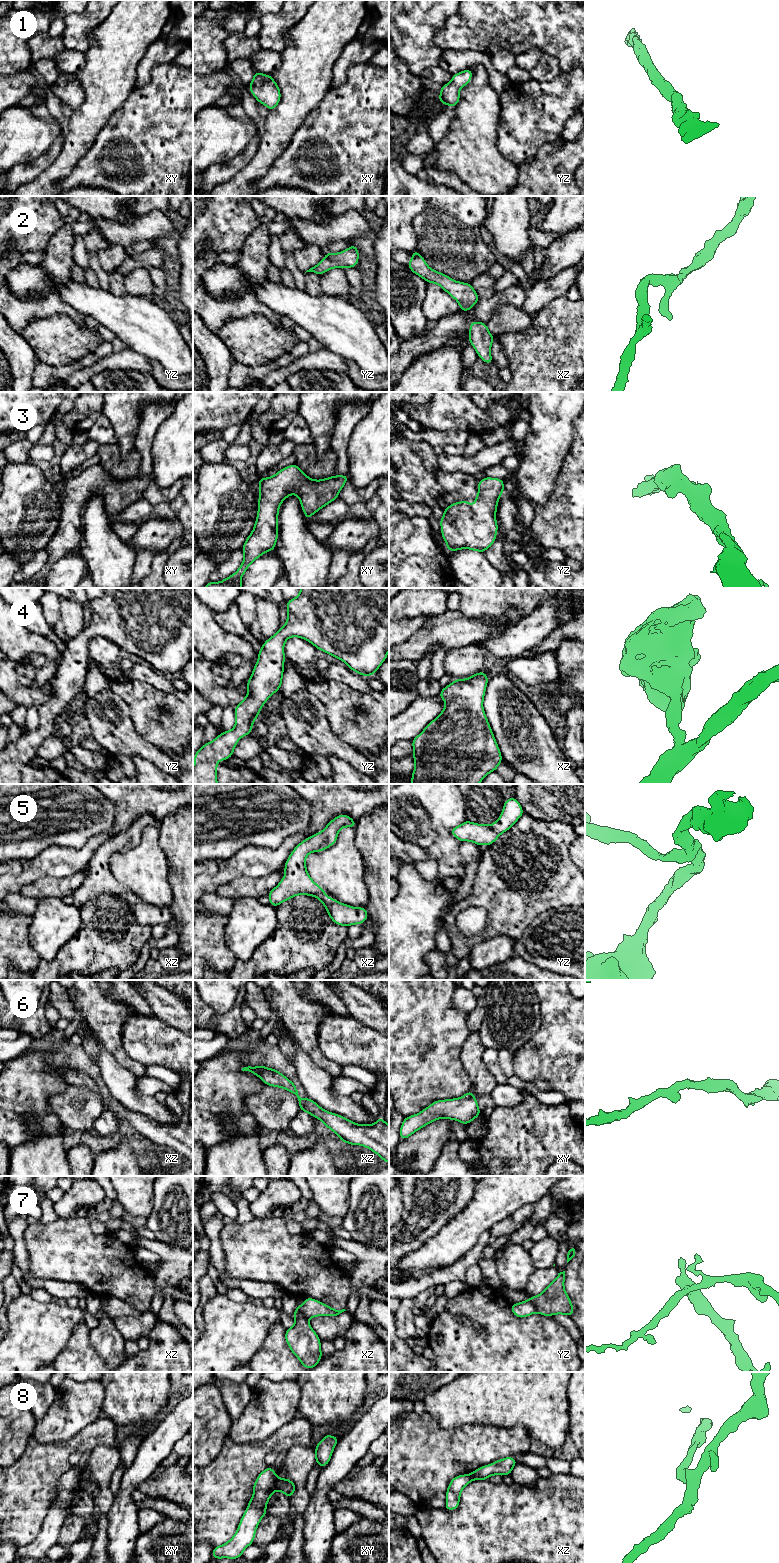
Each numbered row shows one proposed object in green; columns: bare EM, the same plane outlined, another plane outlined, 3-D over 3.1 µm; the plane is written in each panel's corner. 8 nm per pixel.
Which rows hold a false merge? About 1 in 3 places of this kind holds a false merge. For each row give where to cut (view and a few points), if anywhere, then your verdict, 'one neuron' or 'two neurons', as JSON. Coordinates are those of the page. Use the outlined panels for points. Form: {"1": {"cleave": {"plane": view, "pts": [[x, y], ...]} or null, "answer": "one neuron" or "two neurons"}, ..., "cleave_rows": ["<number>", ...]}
{"1": {"cleave": null, "answer": "one neuron"}, "2": {"cleave": null, "answer": "one neuron"}, "3": {"cleave": null, "answer": "one neuron"}, "4": {"cleave": null, "answer": "one neuron"}, "5": {"cleave": null, "answer": "one neuron"}, "6": {"cleave": null, "answer": "one neuron"}, "7": {"cleave": {"plane": "xz", "pts": [[307, 1318], [299, 1316], [295, 1320]]}, "answer": "two neurons"}, "8": {"cleave": {"plane": "xy", "pts": [[276, 1478], [277, 1489]]}, "answer": "two neurons"}, "cleave_rows": ["7", "8"]}

